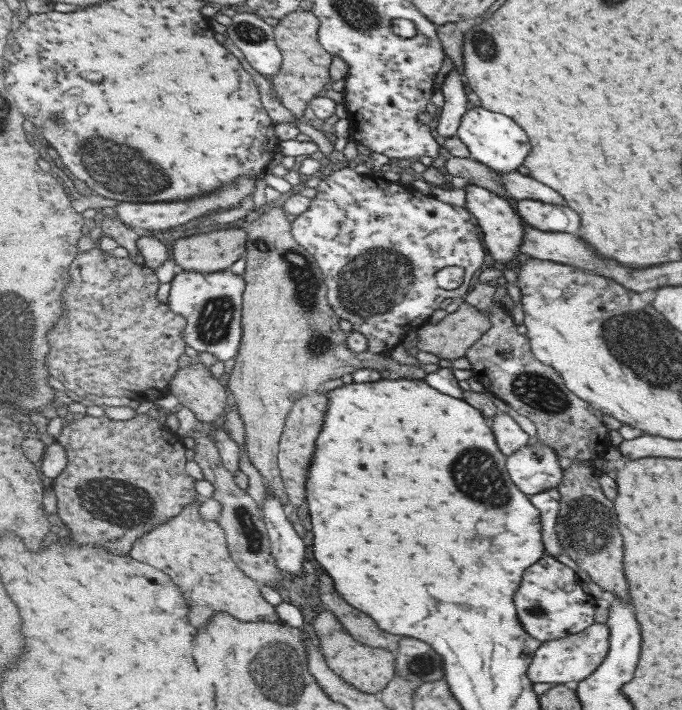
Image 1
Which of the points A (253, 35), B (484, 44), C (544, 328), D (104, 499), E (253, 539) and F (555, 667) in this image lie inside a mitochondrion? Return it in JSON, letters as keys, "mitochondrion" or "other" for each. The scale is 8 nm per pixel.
{"A":"mitochondrion","B":"mitochondrion","C":"other","D":"mitochondrion","E":"mitochondrion","F":"other"}

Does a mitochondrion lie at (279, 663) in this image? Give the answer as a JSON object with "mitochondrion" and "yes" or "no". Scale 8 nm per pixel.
{"mitochondrion":"yes"}

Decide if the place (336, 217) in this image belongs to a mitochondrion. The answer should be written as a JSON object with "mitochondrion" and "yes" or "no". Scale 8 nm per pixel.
{"mitochondrion":"no"}

